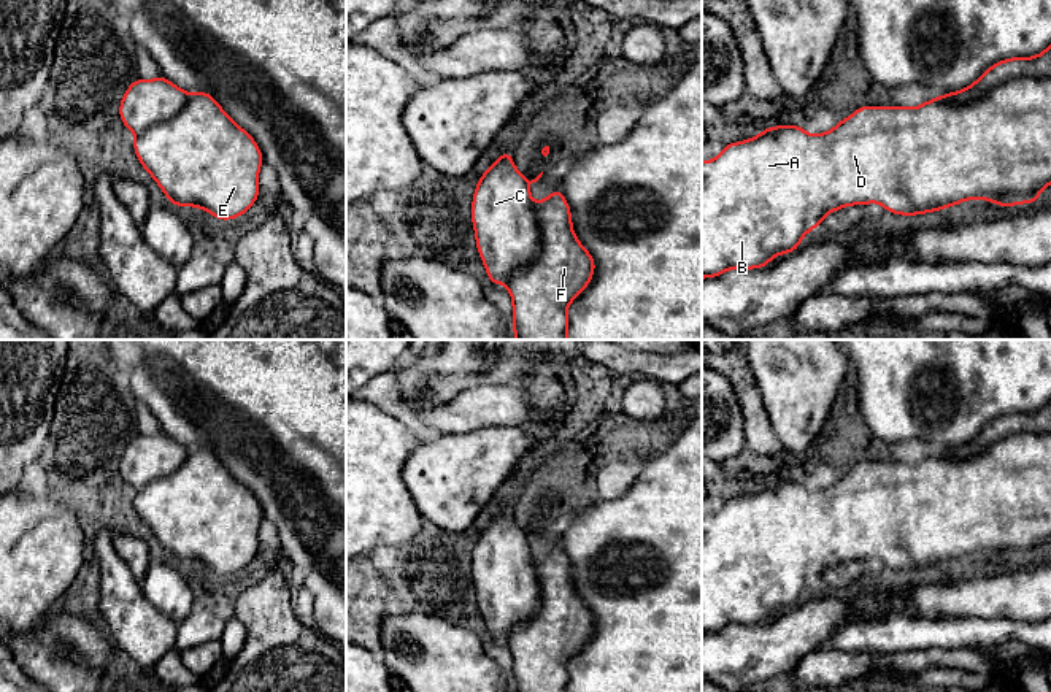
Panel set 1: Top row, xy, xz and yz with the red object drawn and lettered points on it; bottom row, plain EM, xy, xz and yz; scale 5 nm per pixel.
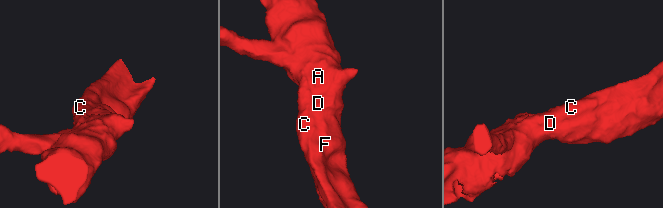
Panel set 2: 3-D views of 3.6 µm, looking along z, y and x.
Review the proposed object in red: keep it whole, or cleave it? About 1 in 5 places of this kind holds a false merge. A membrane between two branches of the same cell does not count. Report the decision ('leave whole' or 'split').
leave whole

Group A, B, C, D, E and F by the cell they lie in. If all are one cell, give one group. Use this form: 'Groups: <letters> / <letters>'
Groups: A B C D E F

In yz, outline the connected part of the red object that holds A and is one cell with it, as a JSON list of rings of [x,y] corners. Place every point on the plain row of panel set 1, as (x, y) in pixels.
[[[1051,400],[1035,413],[1011,413],[989,422],[972,441],[959,448],[935,452],[919,462],[860,462],[849,473],[840,476],[832,486],[808,490],[802,481],[778,481],[762,486],[756,494],[727,498],[713,516],[702,517],[702,635],[716,633],[730,624],[764,624],[778,609],[799,605],[803,590],[816,586],[819,578],[832,567],[849,560],[878,557],[892,570],[914,571],[941,567],[972,554],[983,554],[1000,563],[1038,559],[1040,548],[1051,538]]]

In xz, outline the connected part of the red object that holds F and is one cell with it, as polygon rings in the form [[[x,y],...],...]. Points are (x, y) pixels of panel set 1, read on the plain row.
[[[503,505],[503,509],[481,530],[472,559],[472,578],[475,582],[476,605],[484,619],[491,640],[505,640],[510,646],[513,657],[511,682],[516,692],[567,692],[567,682],[568,682],[567,663],[589,641],[592,630],[595,627],[594,613],[575,592],[570,562],[564,549],[559,546],[559,543],[556,543],[541,559],[537,559],[530,554],[529,543],[532,538],[537,538],[541,533],[541,530],[543,527],[535,535],[527,536],[526,532],[516,525],[511,506]]]

